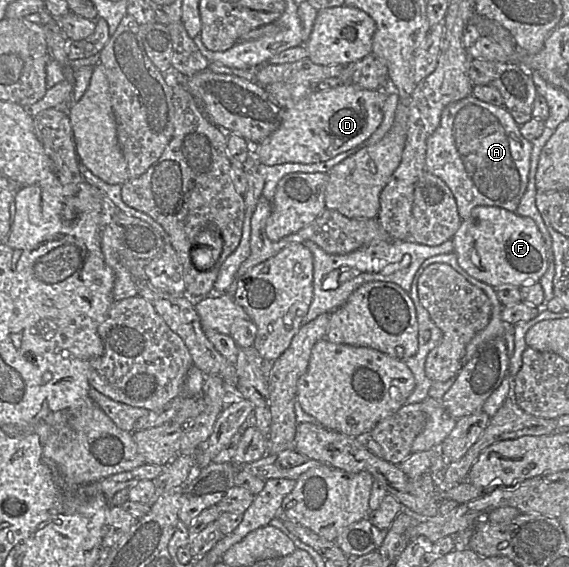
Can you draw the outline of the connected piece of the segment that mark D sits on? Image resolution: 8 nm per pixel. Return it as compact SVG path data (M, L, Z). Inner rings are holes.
M345 85L328 90L314 90L289 109L284 109L283 118L277 129L262 142L252 146L252 153L259 163L274 166L284 163L320 163L351 150L368 140L383 120L386 90L367 90Z

